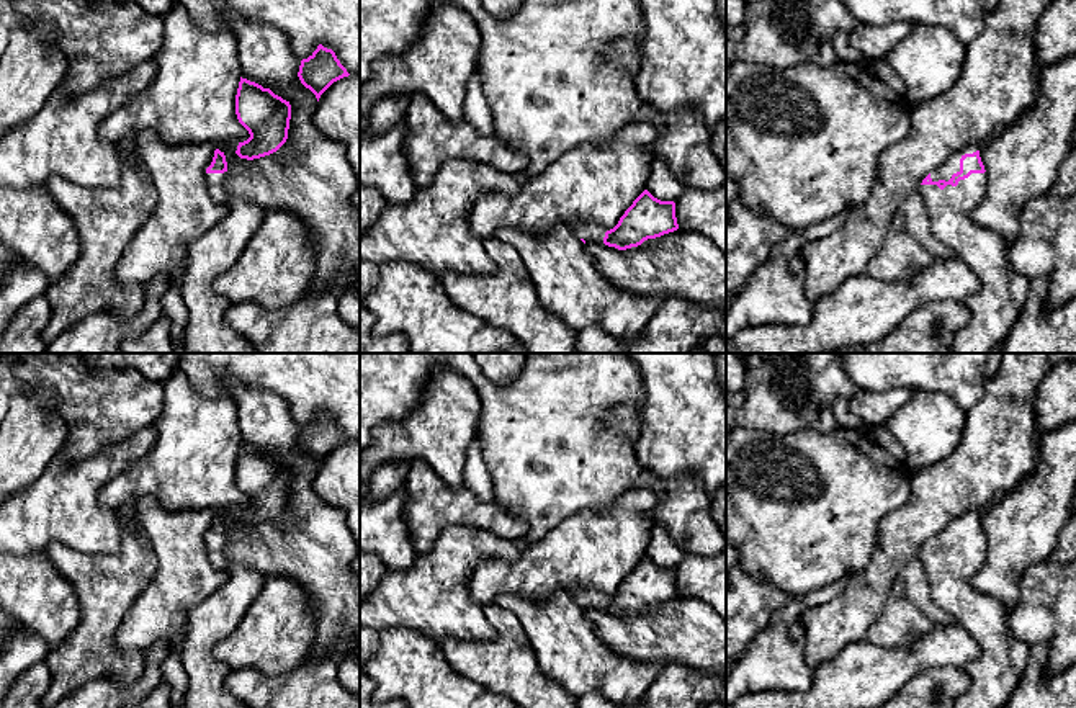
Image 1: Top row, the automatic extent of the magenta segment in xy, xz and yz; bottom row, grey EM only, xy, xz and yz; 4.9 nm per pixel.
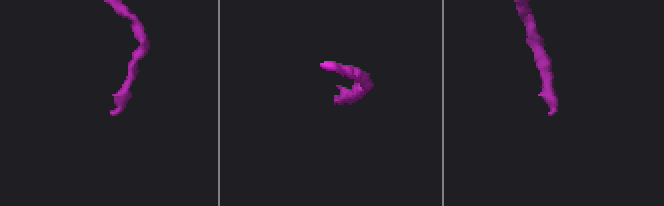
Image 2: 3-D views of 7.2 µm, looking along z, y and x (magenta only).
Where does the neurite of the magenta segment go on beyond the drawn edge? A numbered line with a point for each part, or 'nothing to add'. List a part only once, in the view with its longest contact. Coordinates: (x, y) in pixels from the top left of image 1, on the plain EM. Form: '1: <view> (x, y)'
1: yz (952, 532)

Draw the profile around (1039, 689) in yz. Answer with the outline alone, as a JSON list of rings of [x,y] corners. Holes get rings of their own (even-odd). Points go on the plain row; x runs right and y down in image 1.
[[[1047,643],[1032,648],[1024,679],[1006,708],[1076,708],[1076,664],[1050,674],[1048,652]]]

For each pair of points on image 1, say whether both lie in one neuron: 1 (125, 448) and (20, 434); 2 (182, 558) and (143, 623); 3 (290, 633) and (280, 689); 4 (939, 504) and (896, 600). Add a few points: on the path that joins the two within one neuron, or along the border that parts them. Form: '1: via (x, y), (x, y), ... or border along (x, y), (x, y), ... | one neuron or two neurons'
1: border along (61, 450), (36, 479) | two neurons
2: via (182, 574), (180, 582), (159, 607) | one neuron
3: border along (306, 656), (293, 669), (275, 676), (246, 669) | two neurons
4: border along (900, 576), (893, 582), (882, 612) | two neurons

